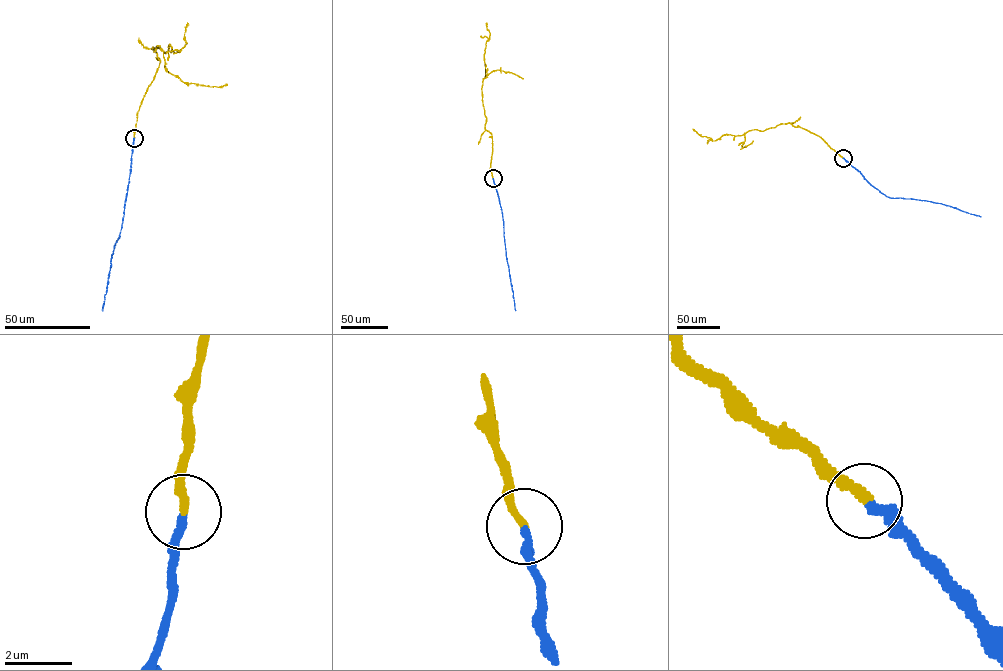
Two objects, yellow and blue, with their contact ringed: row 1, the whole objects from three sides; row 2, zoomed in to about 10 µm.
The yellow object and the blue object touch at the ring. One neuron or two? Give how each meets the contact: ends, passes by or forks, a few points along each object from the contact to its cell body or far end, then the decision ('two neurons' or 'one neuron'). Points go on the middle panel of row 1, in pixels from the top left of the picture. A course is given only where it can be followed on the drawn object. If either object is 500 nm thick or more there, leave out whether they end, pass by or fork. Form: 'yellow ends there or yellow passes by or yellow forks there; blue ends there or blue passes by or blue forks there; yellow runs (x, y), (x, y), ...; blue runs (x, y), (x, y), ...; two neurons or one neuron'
yellow ends there; blue ends there; yellow runs (493, 178), (492, 139), (491, 133), (485, 129), (486, 118), (482, 99), (484, 55), (490, 35), (486, 22); blue runs (493, 178), (502, 212), (515, 310); one neuron

